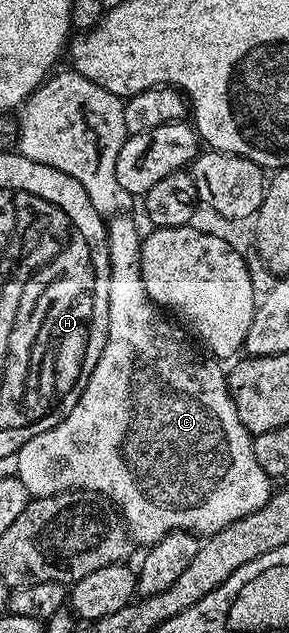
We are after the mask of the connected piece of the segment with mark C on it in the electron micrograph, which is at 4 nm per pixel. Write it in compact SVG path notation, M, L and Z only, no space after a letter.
M130 214L116 215L107 223L107 248L111 261L111 276L109 277L109 305L105 308L105 318L109 321L109 333L105 341L105 349L81 393L77 397L77 405L69 409L67 416L56 427L45 433L37 433L17 452L17 478L25 485L31 496L56 495L62 491L96 491L98 495L105 495L115 504L123 522L129 528L129 534L136 544L150 545L165 537L170 531L189 531L200 537L215 535L225 525L261 509L265 501L273 494L272 480L257 465L257 457L253 457L252 434L241 425L241 417L237 417L237 409L231 400L231 390L227 387L227 375L222 371L220 360L214 357L202 359L181 336L175 332L176 324L149 297L145 289L145 281L141 277L139 268L139 244L141 231L135 228Z

